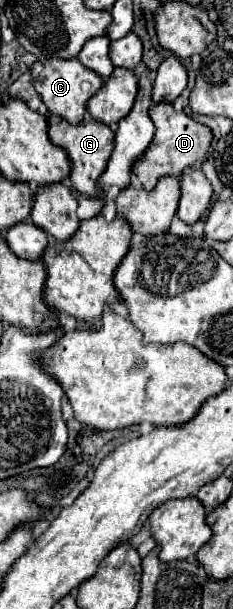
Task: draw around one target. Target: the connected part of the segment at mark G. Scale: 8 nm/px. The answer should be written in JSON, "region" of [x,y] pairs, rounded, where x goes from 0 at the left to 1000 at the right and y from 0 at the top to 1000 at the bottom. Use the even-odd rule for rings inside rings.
{"region":[[[266,195],[249,205],[223,205],[206,212],[206,225],[232,238],[266,241],[300,261],[300,297],[318,304],[318,310],[343,320],[369,323],[421,323],[429,320],[429,307],[421,307],[421,291],[438,287],[438,281],[455,278],[455,268],[472,261],[472,251],[489,245],[489,215],[403,195],[369,195],[335,205],[309,205],[300,199]]]}

